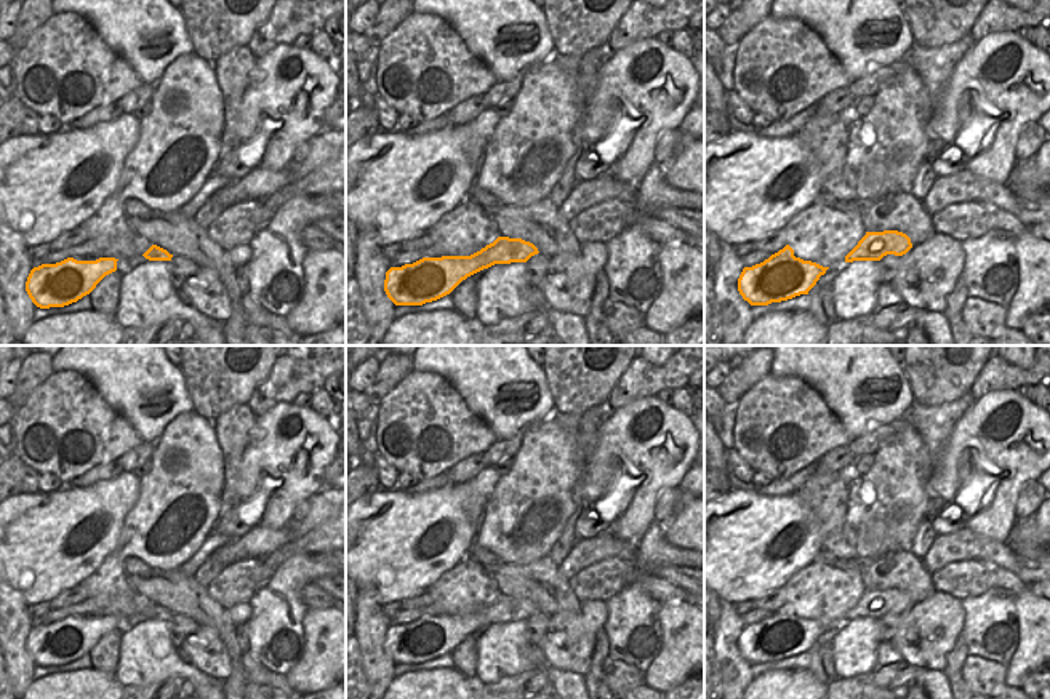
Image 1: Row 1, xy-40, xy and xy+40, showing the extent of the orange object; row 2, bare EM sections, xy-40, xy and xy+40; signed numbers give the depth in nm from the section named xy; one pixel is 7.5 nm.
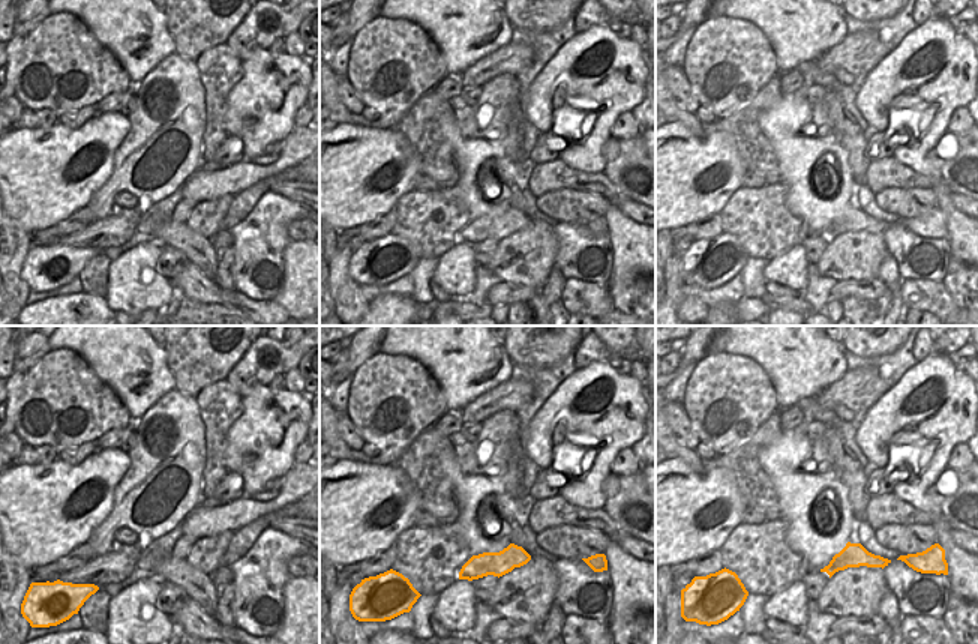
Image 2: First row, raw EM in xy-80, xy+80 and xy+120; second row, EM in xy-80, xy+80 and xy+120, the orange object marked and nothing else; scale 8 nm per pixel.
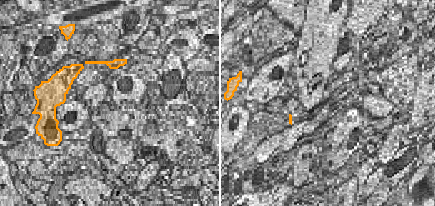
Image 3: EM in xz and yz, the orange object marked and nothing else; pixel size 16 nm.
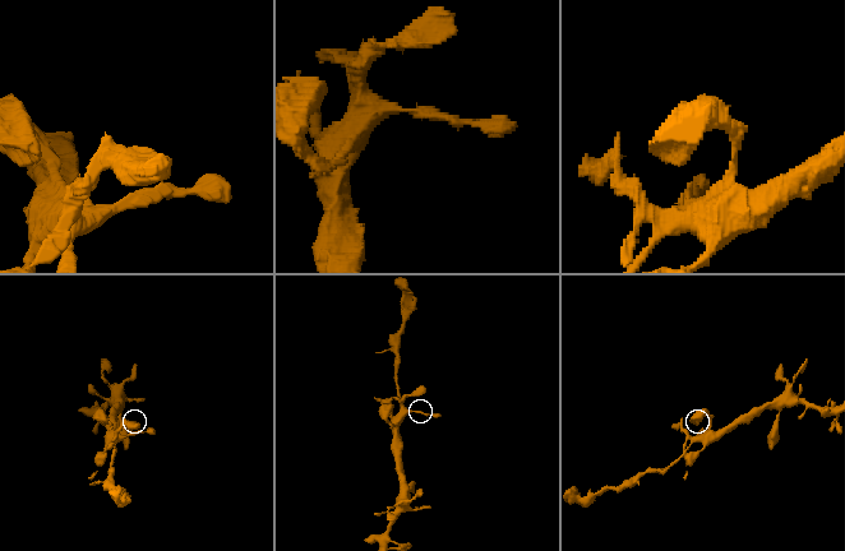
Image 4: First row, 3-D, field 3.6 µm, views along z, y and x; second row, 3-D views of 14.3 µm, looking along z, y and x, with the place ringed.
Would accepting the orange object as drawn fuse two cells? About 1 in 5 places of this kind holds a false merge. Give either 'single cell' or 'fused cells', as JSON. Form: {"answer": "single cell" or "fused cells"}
{"answer": "single cell"}

